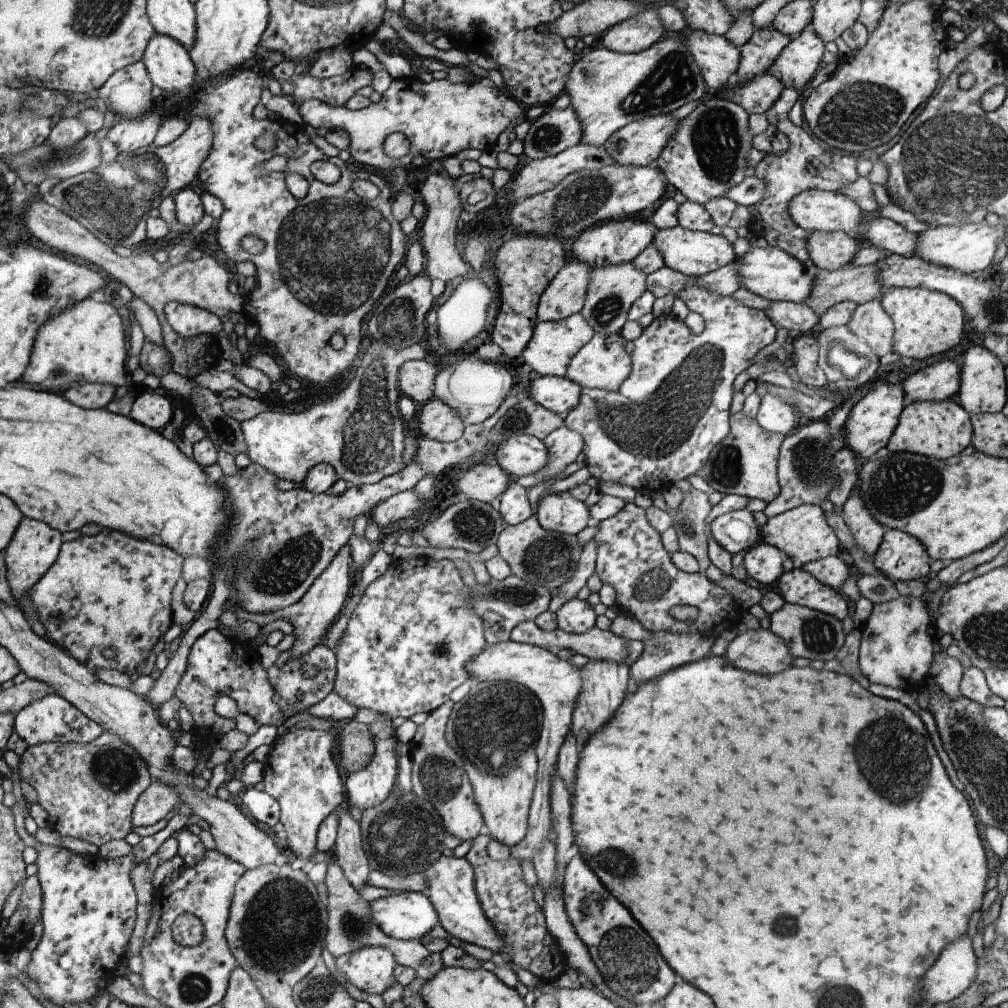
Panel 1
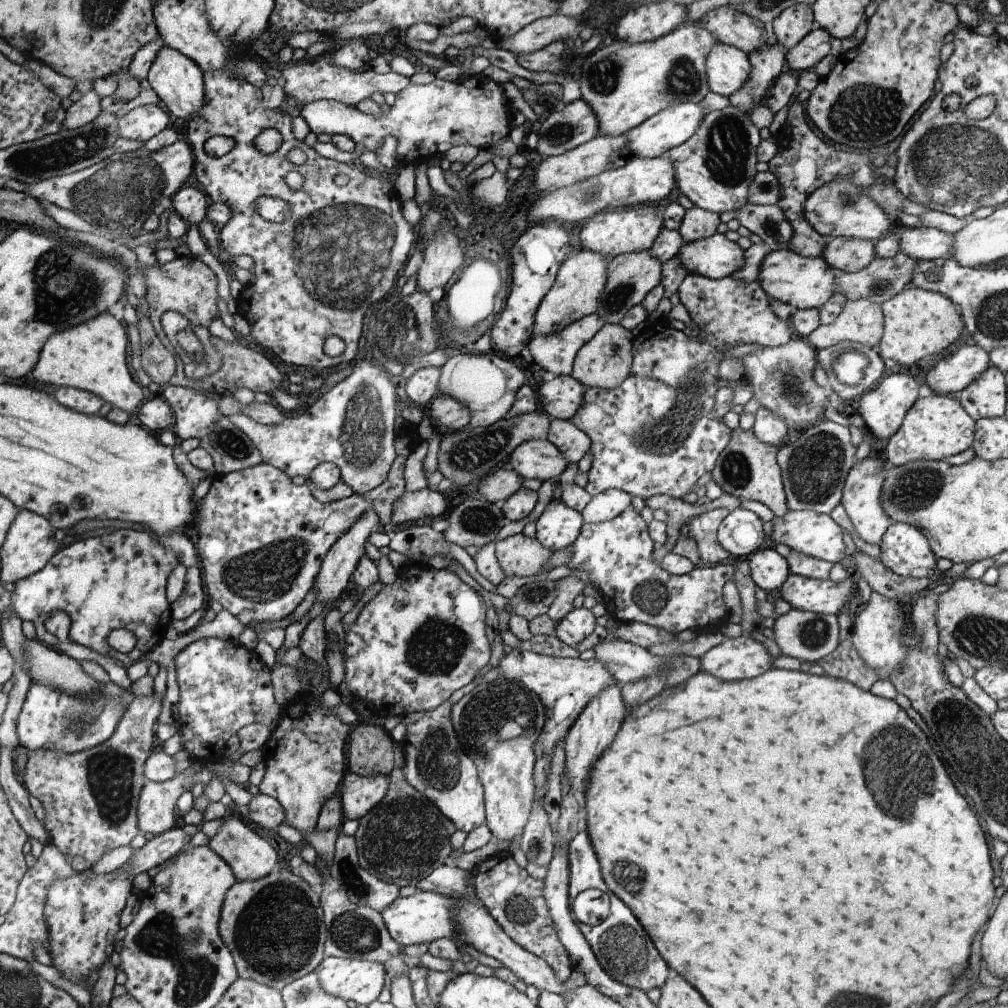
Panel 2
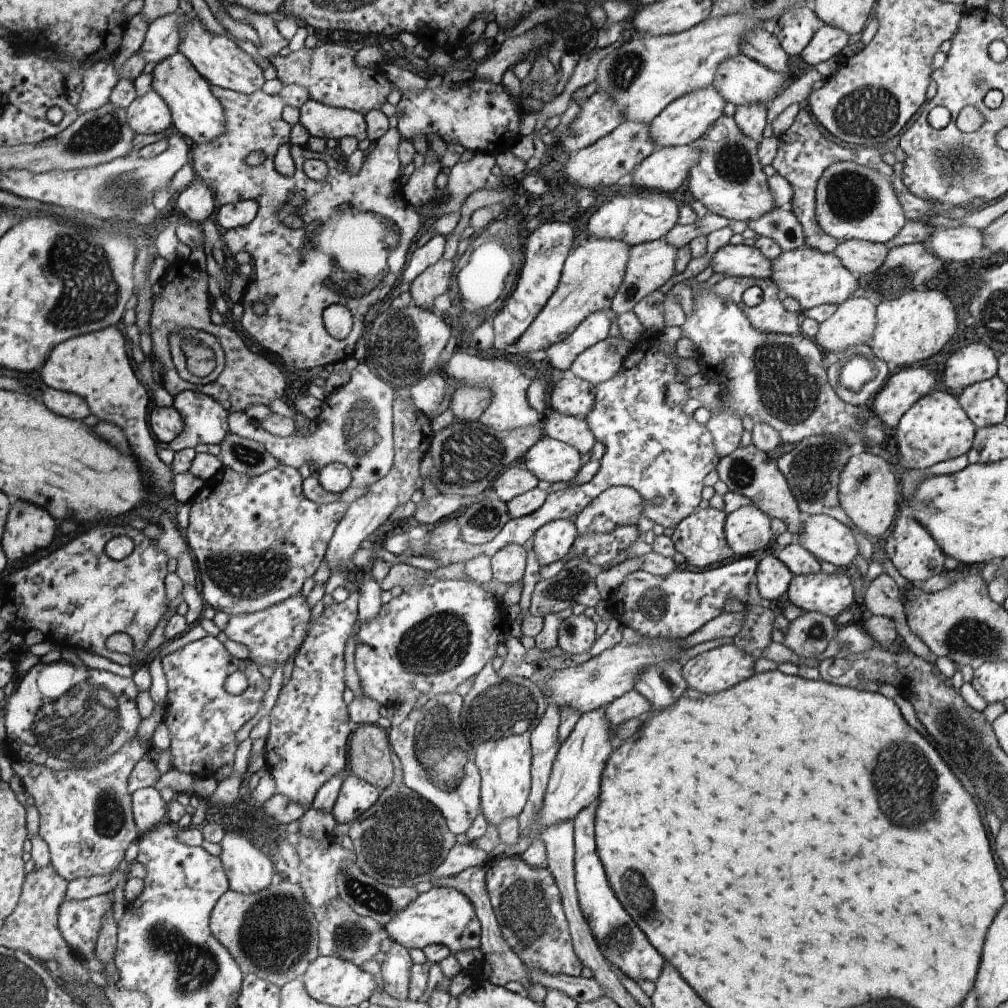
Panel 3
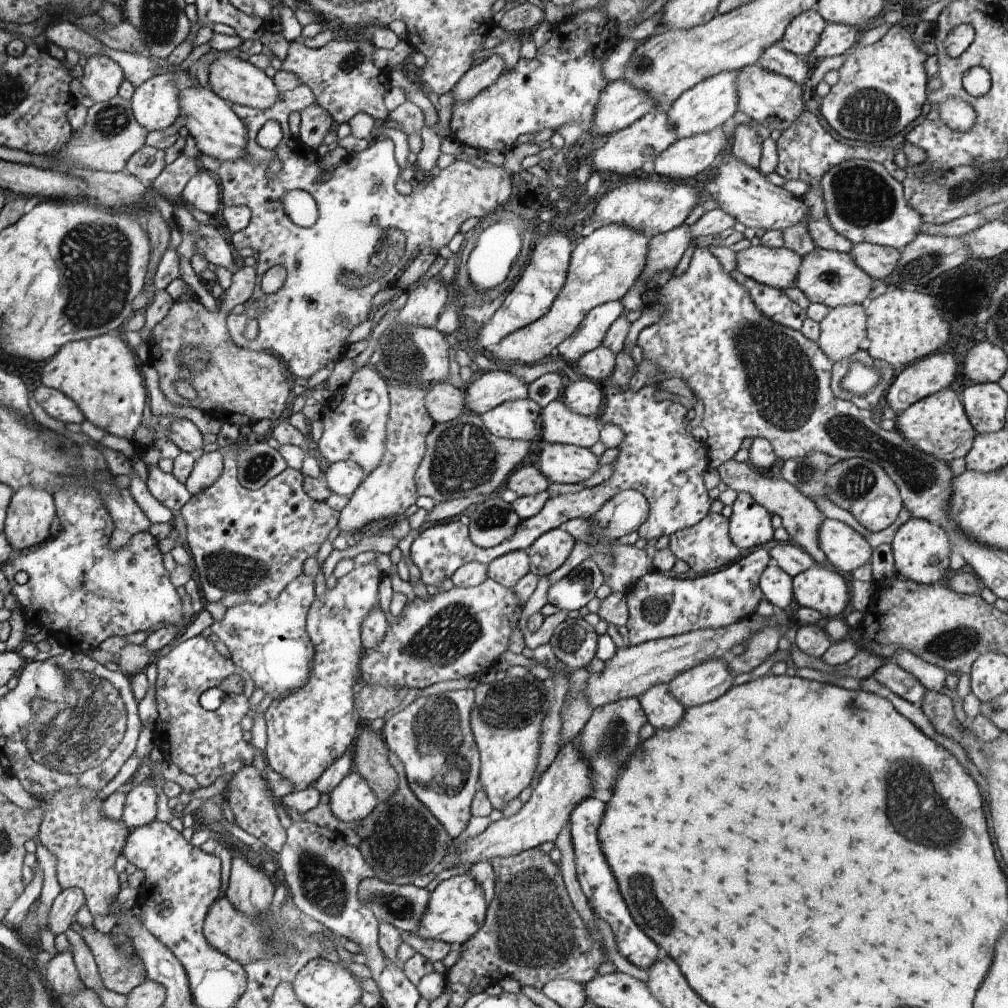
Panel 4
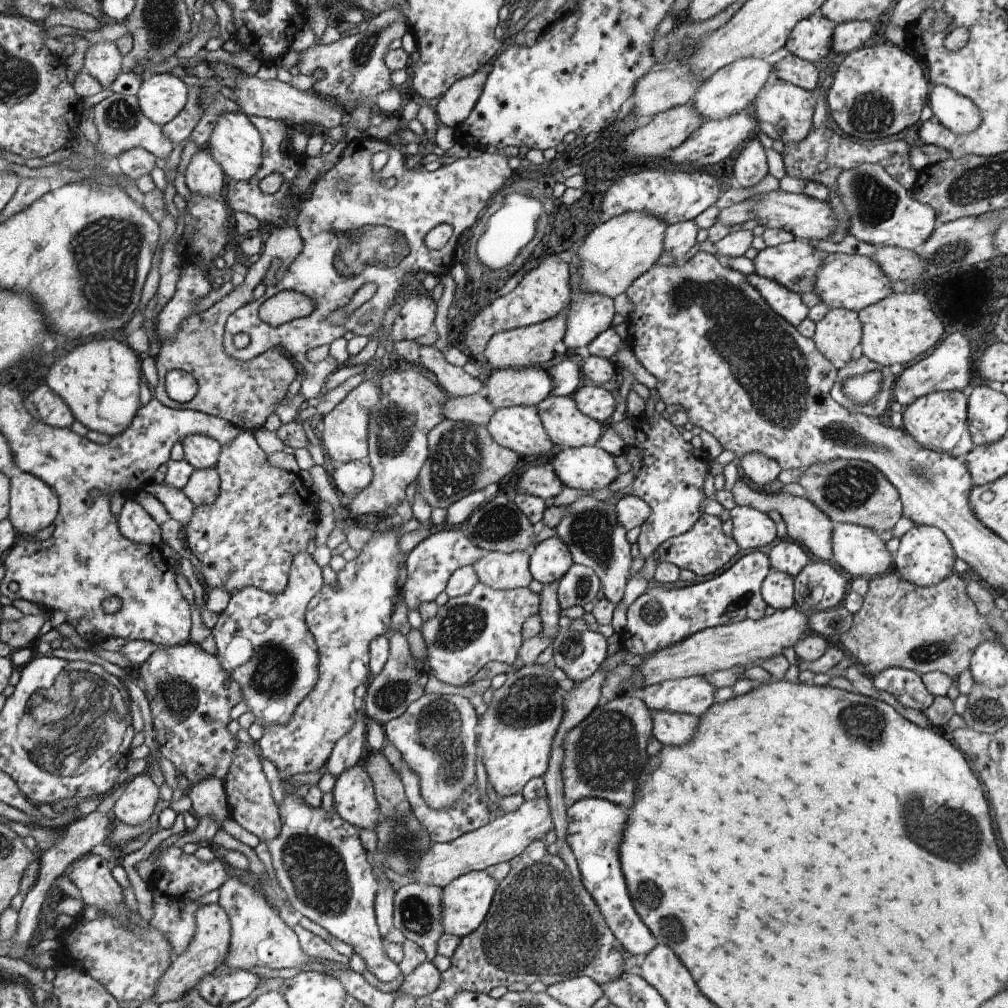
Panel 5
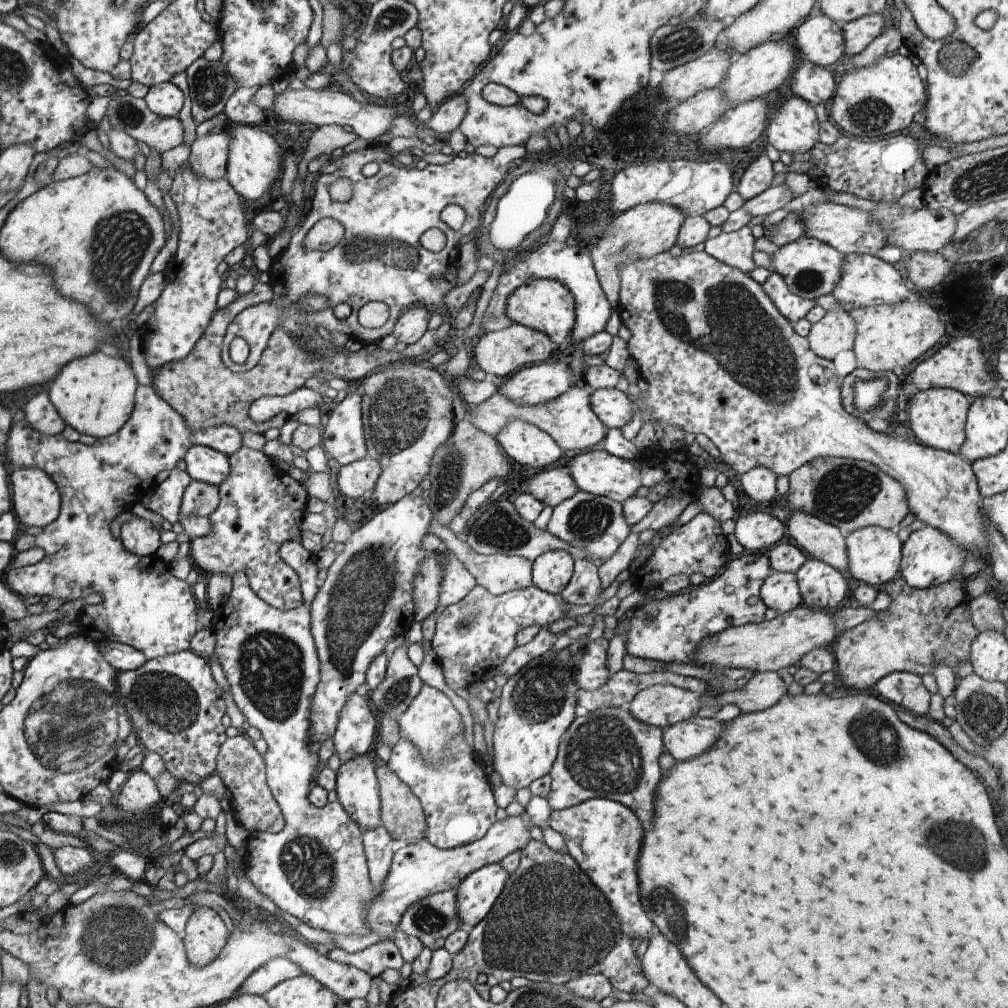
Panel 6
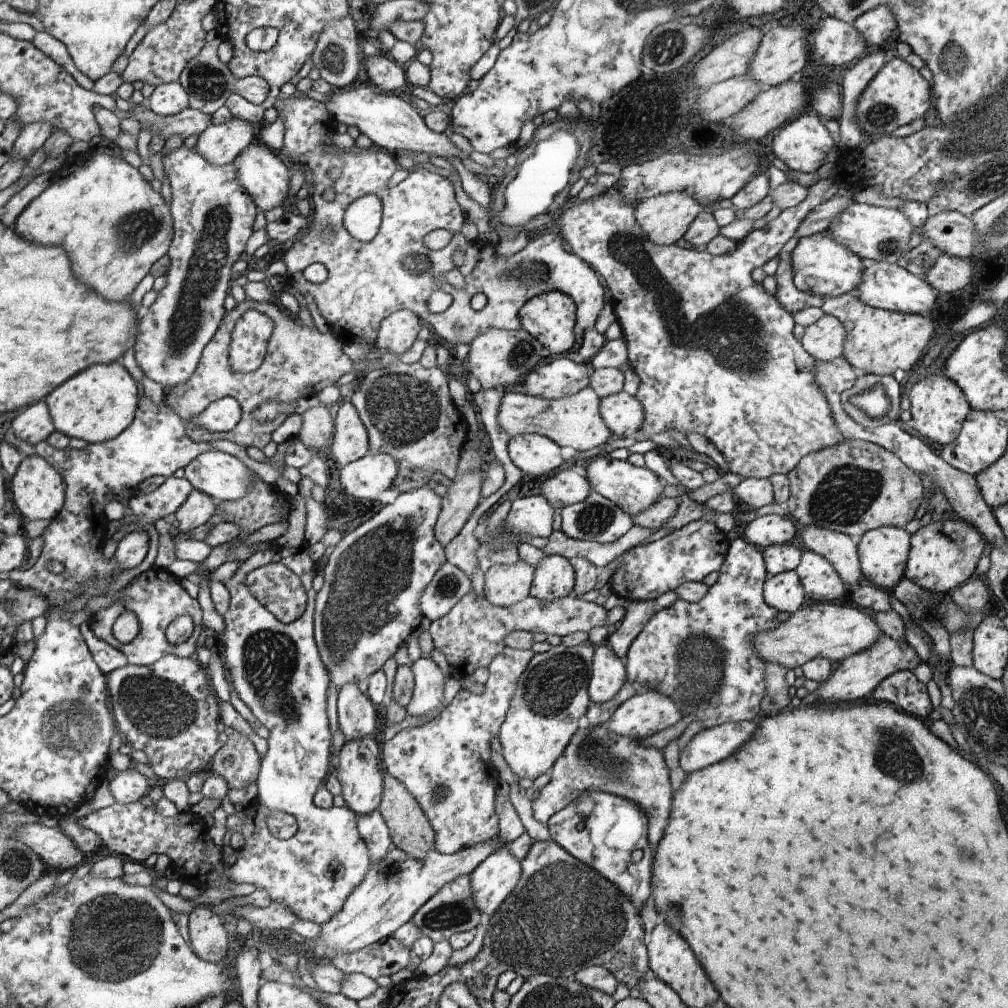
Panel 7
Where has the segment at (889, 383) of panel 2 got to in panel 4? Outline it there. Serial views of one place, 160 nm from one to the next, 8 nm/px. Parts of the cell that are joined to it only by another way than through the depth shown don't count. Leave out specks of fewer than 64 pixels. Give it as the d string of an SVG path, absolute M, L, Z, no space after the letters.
M934 353L923 360L918 359L907 368L904 368L898 376L894 378L887 393L885 393L886 402L892 408L892 410L899 415L907 408L910 408L916 401L922 400L939 390L948 389L956 378L956 370L958 366L956 364L956 358L952 354L940 354Z

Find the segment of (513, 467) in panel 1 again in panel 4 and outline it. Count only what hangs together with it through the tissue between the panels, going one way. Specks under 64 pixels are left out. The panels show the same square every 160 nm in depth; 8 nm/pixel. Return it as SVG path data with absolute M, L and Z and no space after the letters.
M541 442L536 453L534 466L550 483L583 483L601 467L590 449L576 445Z

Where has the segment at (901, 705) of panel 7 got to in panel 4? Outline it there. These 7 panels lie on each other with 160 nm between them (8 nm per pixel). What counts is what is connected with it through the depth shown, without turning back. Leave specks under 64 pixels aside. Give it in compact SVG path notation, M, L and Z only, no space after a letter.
M887 661L875 672L874 678L899 697L920 706L925 695L925 686L913 674L902 670L896 663Z

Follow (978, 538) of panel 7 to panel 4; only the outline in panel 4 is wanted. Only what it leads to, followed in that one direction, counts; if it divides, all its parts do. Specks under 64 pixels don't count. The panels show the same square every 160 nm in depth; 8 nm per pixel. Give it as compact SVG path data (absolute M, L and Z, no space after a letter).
M910 517L895 533L891 547L896 575L901 578L931 585L943 582L944 574L950 569L949 536L940 525L926 519Z

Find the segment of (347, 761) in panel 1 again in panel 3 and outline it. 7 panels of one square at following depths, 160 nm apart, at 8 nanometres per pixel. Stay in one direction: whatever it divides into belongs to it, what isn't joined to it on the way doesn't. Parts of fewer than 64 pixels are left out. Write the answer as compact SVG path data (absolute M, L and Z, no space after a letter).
M377 723L359 725L351 738L351 761L349 762L349 773L372 783L375 787L384 790L395 778L395 766L393 764L392 750L388 744L386 728L382 730Z

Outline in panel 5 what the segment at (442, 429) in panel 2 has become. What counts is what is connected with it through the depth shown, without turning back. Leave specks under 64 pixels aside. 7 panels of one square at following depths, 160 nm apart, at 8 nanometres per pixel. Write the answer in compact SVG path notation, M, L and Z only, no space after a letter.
M539 366L523 369L495 369L482 393L495 409L537 405L551 394L553 380Z

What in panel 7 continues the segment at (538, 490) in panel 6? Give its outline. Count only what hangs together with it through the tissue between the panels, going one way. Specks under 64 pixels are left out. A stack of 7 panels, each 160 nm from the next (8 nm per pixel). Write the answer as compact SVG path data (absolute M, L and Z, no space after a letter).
M571 468L546 478L540 490L551 506L563 509L586 500L592 492L592 484L581 468Z

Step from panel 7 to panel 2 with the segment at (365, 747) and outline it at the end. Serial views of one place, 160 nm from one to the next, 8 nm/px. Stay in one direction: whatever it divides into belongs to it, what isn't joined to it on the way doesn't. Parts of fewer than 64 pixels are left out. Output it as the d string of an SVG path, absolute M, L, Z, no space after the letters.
M349 773L344 778L340 797L343 806L343 820L360 820L371 813L388 793L389 776L360 776Z

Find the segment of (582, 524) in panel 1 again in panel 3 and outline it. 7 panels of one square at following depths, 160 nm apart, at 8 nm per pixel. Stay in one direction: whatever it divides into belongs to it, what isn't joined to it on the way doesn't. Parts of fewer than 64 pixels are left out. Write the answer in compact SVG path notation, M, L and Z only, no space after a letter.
M556 519L540 527L535 534L533 547L539 564L546 566L570 554L571 546L578 540L580 530L570 519Z

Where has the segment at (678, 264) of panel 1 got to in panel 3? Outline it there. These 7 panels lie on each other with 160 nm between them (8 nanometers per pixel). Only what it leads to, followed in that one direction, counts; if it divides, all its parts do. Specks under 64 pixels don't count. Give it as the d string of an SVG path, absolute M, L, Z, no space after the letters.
M728 244L718 249L711 258L713 272L723 272L730 277L771 278L771 260L756 247Z

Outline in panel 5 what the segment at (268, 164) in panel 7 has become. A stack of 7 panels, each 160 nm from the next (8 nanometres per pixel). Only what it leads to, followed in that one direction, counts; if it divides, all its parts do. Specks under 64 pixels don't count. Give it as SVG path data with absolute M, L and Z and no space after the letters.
M242 111L227 112L216 120L216 125L210 134L205 147L211 151L212 158L227 171L230 179L248 180L257 176L257 170L262 165L262 140L248 115Z

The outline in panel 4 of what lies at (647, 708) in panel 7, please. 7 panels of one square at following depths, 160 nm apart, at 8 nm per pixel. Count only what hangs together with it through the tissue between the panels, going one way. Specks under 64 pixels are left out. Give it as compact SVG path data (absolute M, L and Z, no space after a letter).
M710 659L692 667L669 682L671 693L683 704L683 707L695 707L722 697L734 684L735 674L729 669L728 659Z

